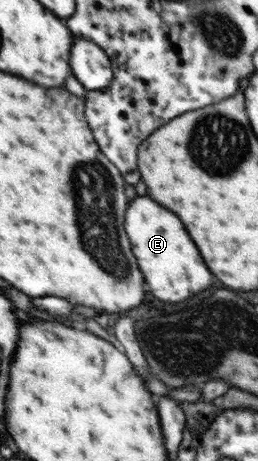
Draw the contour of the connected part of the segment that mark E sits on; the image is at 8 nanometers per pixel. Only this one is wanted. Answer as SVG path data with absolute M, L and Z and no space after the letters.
M139 195L129 203L124 228L133 255L141 265L139 269L143 271L145 283L157 299L165 303L179 303L181 299L205 291L213 283L213 275L203 263L193 239L185 233L181 219L177 219L177 215L163 205L157 205L157 201L151 201L151 197Z

